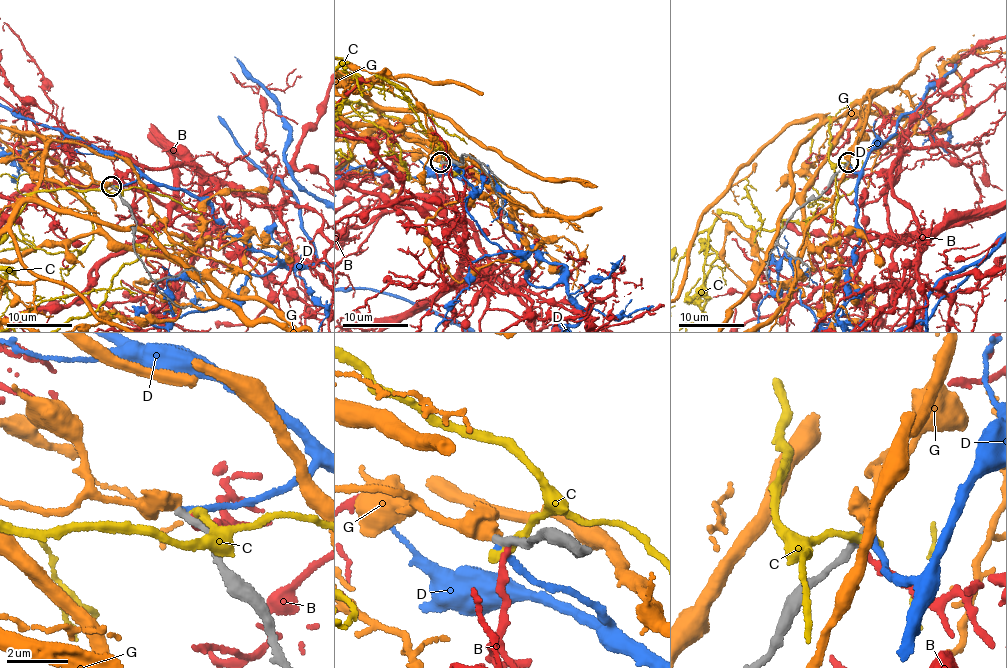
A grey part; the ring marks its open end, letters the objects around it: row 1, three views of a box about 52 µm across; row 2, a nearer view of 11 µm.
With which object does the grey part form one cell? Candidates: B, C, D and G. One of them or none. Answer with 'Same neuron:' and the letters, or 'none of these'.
Same neuron: none of these

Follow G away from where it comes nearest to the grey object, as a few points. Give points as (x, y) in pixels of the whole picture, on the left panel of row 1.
G: (111, 186), (70, 183), (45, 157), (9, 229), (23, 264), (74, 287), (97, 316)

